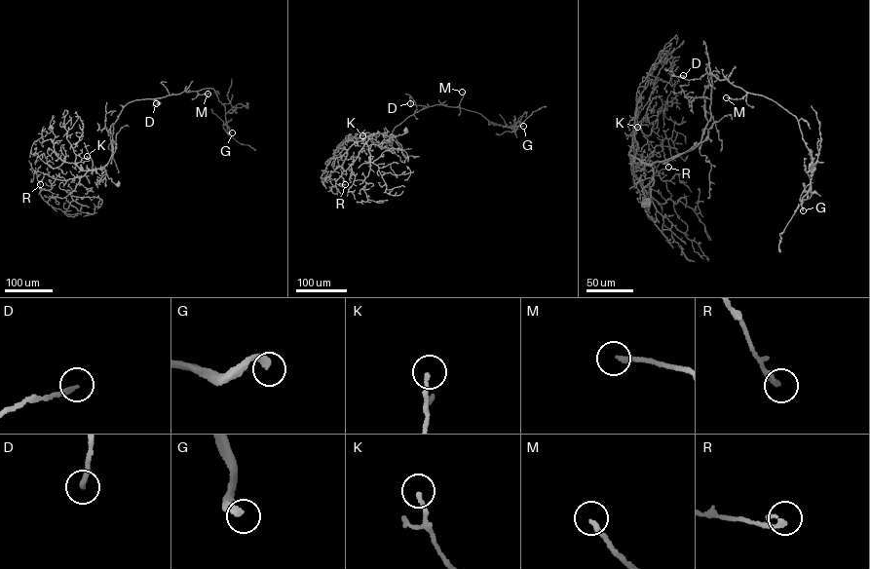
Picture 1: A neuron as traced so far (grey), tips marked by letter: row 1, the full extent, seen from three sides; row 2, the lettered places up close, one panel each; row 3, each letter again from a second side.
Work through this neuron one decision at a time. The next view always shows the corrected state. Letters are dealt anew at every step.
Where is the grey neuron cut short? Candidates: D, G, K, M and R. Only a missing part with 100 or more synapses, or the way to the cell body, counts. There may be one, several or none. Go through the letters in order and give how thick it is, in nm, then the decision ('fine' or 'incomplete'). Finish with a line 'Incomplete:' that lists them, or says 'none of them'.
D: calibre 220 nm; fine
G: calibre 280 nm; incomplete
K: calibre 180 nm; fine
M: calibre 220 nm; fine
R: calibre 240 nm; fine
Incomplete: G

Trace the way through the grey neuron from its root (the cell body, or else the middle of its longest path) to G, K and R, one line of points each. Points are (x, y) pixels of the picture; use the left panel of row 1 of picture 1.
G: (117, 184), (104, 168), (112, 151), (113, 124), (130, 102), (212, 89), (225, 107), (232, 132)
K: (117, 184), (108, 178), (104, 169), (80, 169), (75, 163), (89, 161), (87, 156)
R: (117, 184), (108, 178), (104, 169), (64, 180), (44, 174), (40, 184)

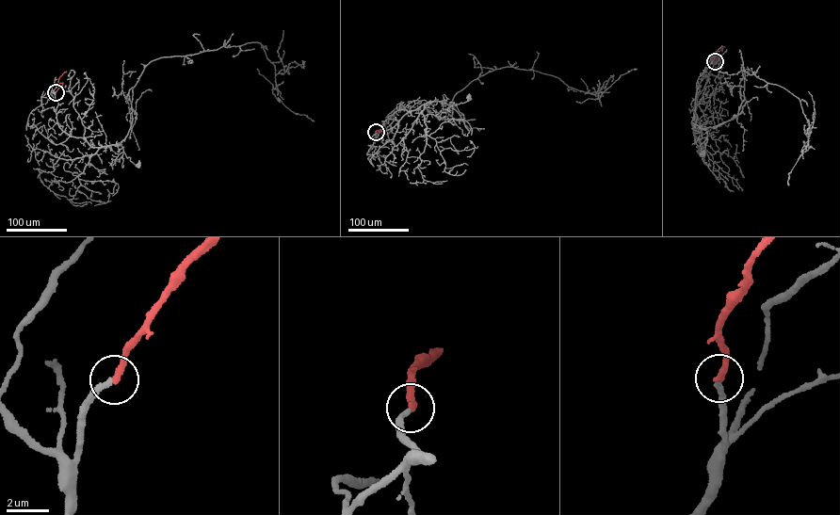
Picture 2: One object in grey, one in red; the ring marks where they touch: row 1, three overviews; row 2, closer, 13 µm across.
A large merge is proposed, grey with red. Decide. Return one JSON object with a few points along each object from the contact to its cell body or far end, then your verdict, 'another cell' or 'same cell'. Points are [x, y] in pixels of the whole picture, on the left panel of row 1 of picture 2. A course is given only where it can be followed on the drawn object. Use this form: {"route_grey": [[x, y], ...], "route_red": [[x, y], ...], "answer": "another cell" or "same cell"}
{"route_grey": [[56, 92], [56, 122], [61, 129], [70, 136], [82, 137], [92, 147], [121, 145], [126, 157], [137, 165]], "route_red": [[56, 92], [59, 78], [64, 72]], "answer": "same cell"}

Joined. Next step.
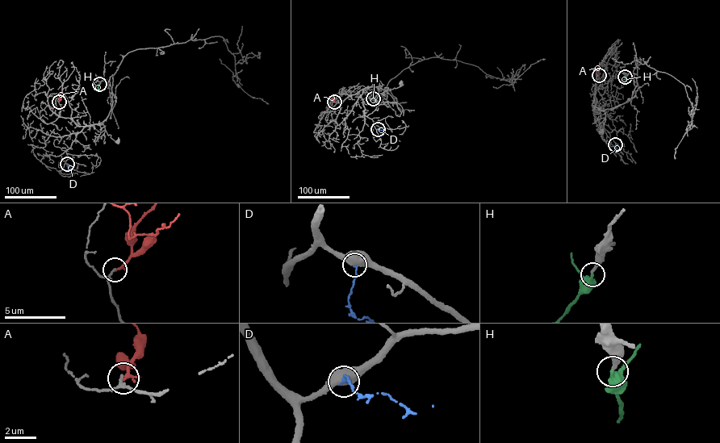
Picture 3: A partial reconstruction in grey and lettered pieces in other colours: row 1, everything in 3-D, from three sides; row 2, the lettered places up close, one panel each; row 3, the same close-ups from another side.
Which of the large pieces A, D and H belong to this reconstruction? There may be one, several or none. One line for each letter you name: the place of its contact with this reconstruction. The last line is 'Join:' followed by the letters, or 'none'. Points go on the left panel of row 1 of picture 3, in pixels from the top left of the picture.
H: contact (99, 84)
Join: H

